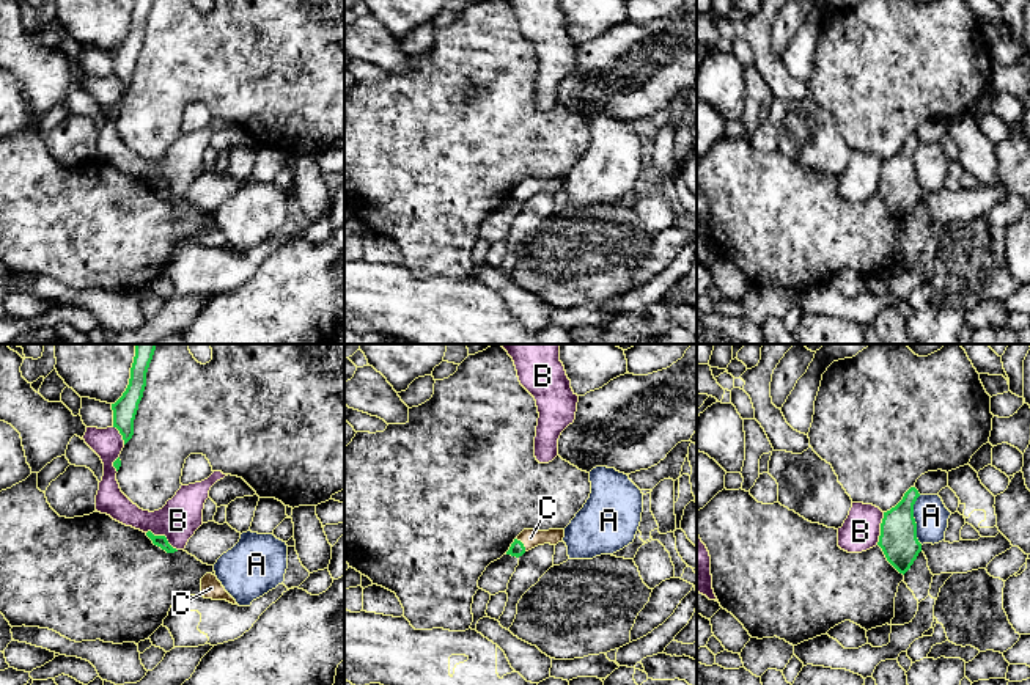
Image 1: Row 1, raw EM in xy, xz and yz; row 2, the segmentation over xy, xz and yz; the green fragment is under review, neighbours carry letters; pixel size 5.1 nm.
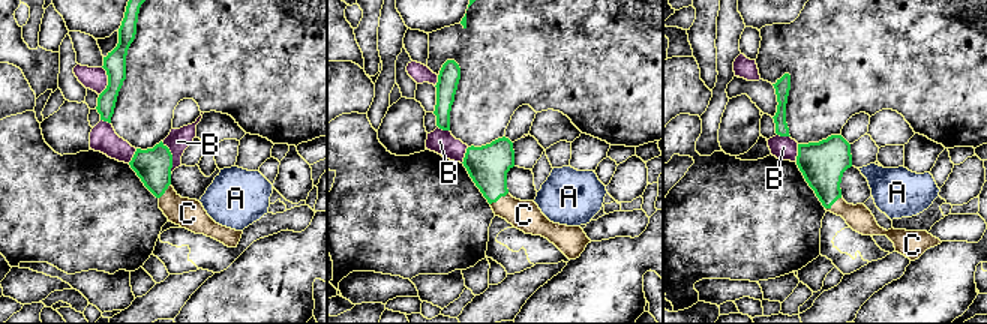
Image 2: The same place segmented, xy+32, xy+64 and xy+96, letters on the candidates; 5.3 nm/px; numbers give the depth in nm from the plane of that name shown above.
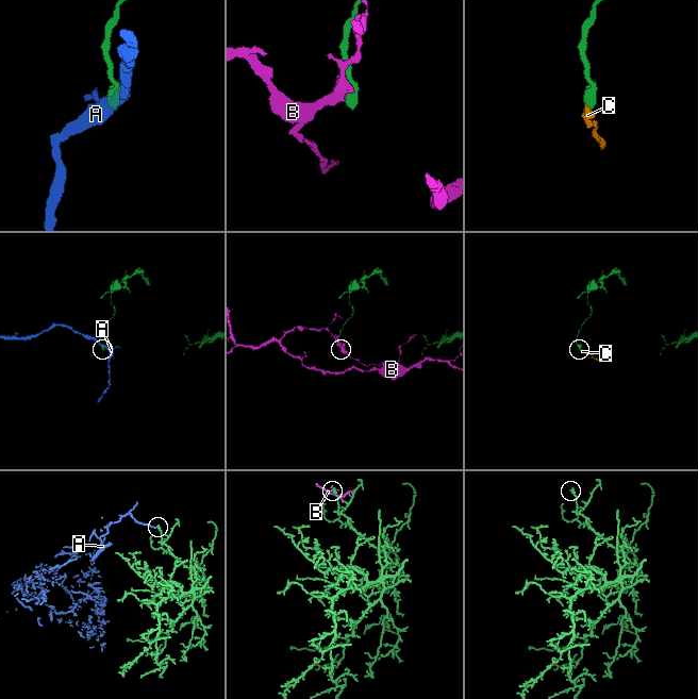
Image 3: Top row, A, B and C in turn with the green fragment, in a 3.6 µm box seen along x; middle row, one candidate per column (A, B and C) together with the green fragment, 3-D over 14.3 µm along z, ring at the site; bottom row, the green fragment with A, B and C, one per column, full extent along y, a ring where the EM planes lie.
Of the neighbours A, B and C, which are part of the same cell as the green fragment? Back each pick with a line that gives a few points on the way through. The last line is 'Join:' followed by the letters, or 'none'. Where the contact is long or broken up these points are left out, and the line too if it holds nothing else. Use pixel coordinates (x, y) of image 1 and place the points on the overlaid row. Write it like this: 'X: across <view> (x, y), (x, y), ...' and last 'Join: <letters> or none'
C: across xz (516, 549), (522, 544), (530, 538)
Join: C

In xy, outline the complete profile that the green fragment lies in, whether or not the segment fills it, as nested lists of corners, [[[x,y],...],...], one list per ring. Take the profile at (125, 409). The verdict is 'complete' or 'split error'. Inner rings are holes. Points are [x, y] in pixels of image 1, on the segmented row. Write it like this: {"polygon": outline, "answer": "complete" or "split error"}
{"polygon": [[[135,344],[131,379],[123,396],[112,404],[113,427],[123,435],[124,445],[134,435],[134,419],[146,386],[146,372],[157,344]]], "answer": "complete"}

